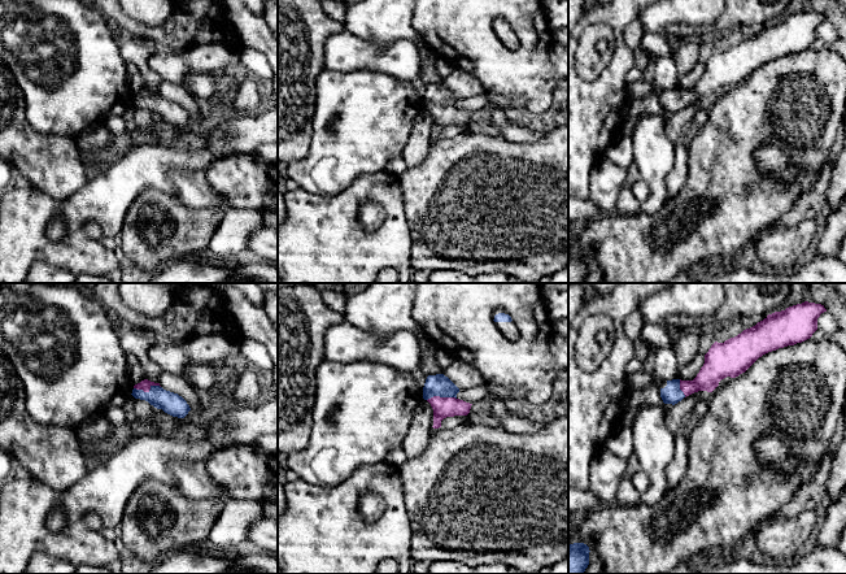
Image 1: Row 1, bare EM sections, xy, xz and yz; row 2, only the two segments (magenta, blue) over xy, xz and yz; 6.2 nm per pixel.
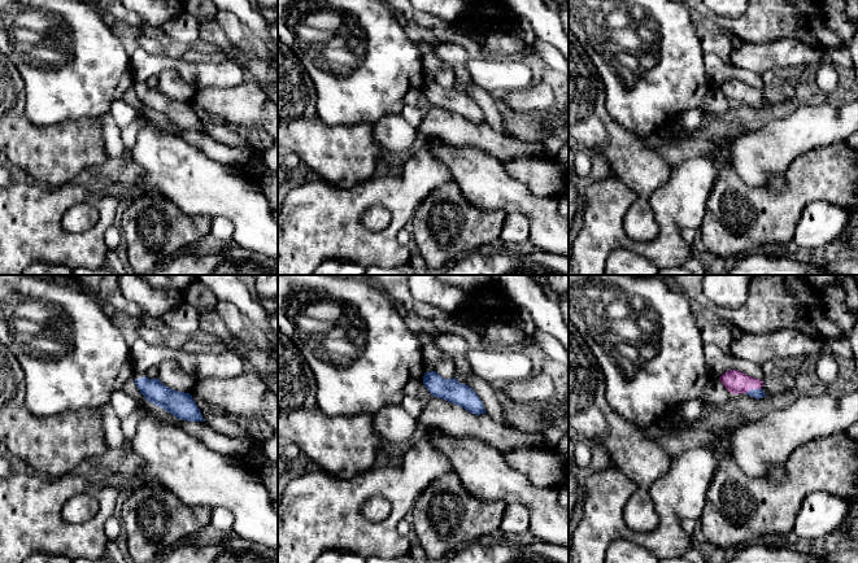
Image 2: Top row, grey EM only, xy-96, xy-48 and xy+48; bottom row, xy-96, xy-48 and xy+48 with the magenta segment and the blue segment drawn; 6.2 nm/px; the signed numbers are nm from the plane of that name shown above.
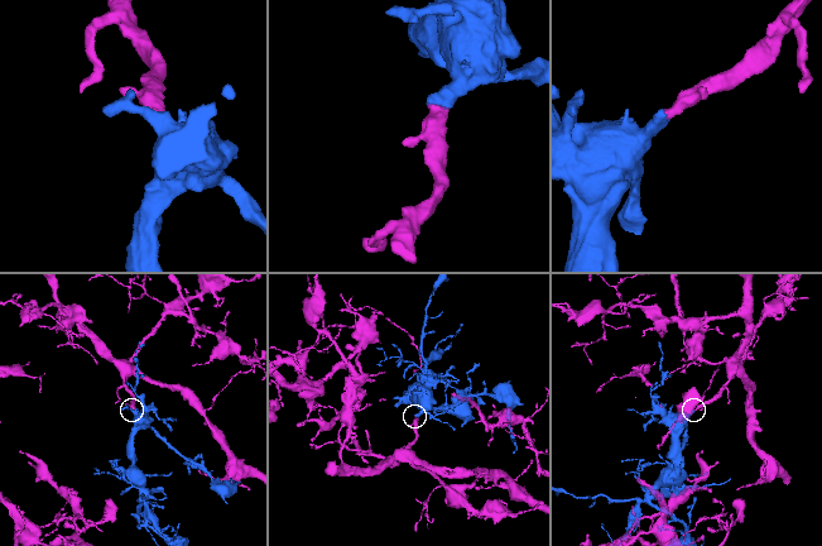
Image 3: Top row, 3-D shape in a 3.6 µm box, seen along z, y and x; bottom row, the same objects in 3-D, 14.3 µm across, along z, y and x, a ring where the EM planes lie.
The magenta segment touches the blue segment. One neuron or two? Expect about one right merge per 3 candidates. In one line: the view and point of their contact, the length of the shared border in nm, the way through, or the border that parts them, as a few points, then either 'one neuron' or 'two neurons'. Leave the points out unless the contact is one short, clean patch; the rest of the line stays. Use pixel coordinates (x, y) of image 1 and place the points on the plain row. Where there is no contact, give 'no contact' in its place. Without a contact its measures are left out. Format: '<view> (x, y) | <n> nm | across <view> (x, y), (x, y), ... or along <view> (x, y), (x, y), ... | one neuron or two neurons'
xy (147, 100) | 170 nm | across xy (144, 94), (147, 100), (173, 113) | one neuron

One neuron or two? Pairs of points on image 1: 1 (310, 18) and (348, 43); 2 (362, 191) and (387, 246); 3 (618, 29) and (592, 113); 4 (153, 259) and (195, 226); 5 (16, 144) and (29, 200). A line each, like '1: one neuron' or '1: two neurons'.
1: two neurons
2: one neuron
3: one neuron
4: one neuron
5: two neurons

